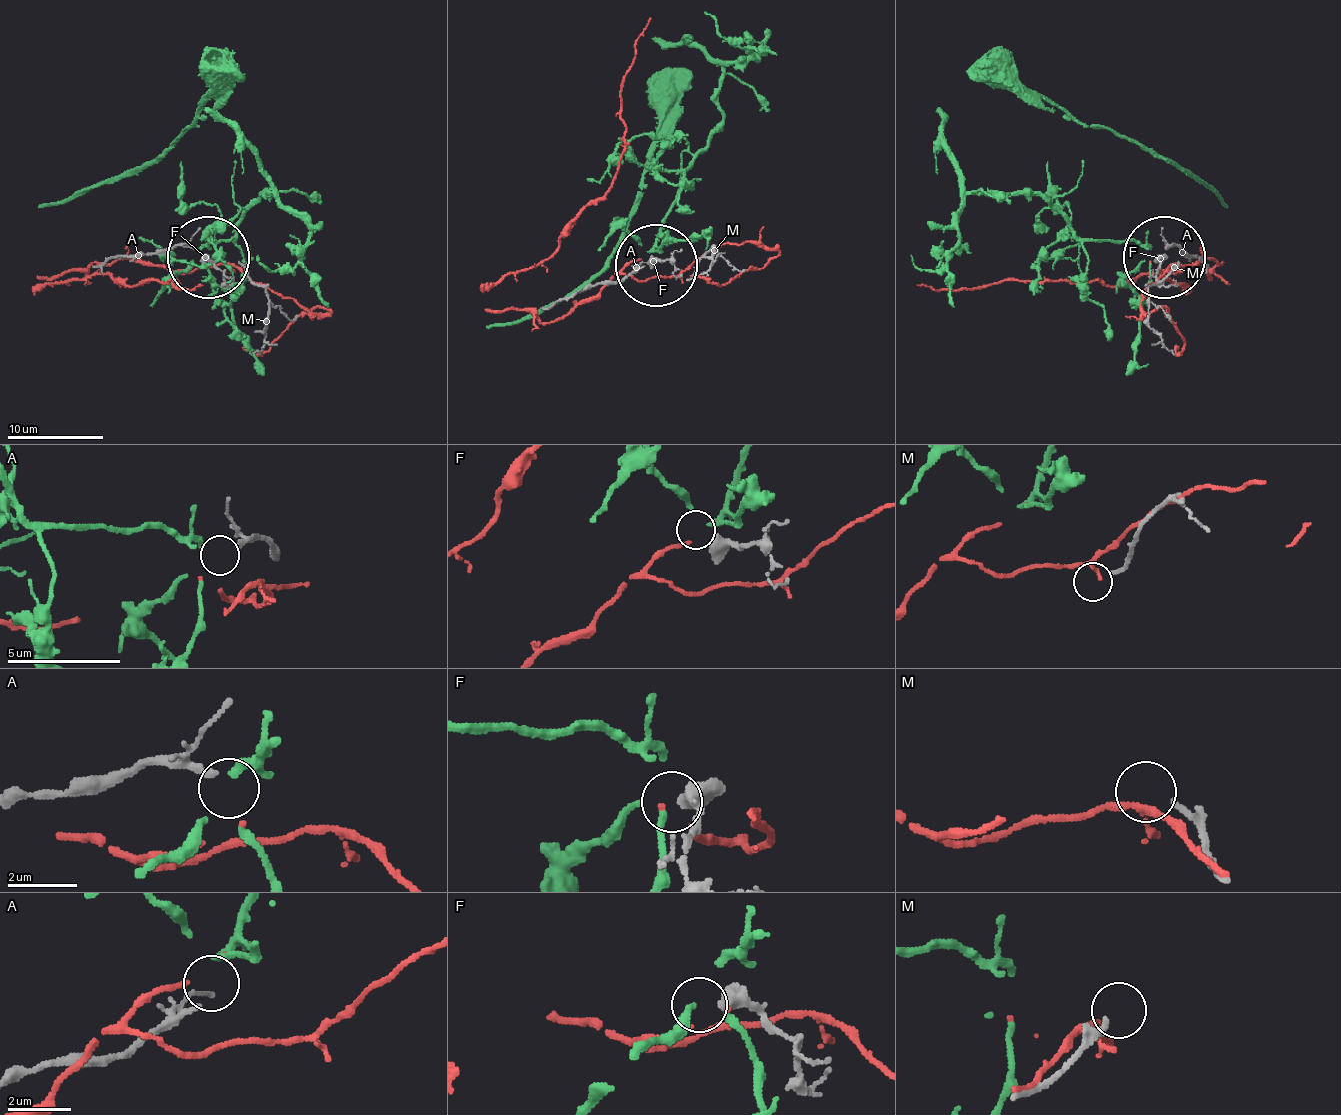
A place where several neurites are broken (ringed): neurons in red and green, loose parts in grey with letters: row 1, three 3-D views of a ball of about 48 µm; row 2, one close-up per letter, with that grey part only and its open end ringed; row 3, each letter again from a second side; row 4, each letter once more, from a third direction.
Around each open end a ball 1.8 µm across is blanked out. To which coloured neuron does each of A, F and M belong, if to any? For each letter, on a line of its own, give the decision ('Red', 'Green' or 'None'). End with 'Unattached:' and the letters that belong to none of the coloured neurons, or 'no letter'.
A: None
F: None
M: None
Unattached: A, F, M

